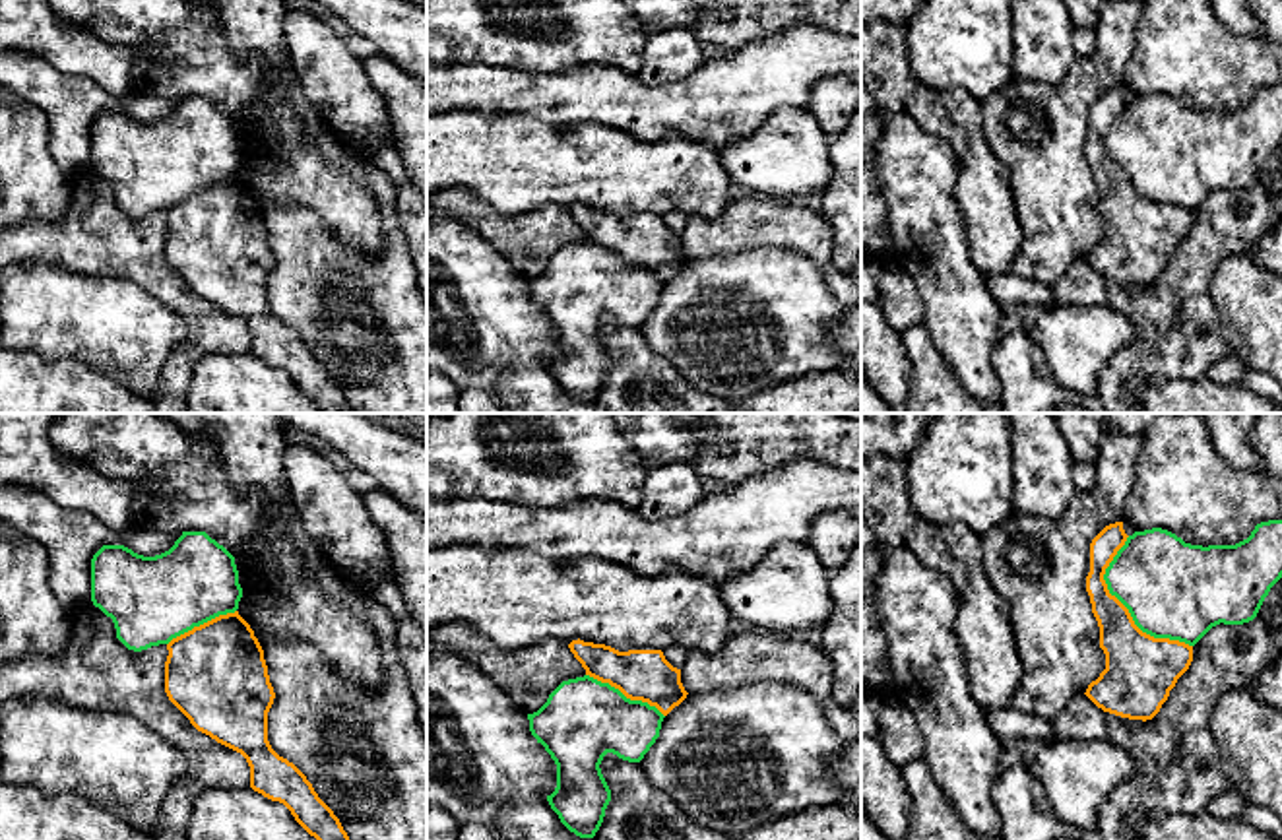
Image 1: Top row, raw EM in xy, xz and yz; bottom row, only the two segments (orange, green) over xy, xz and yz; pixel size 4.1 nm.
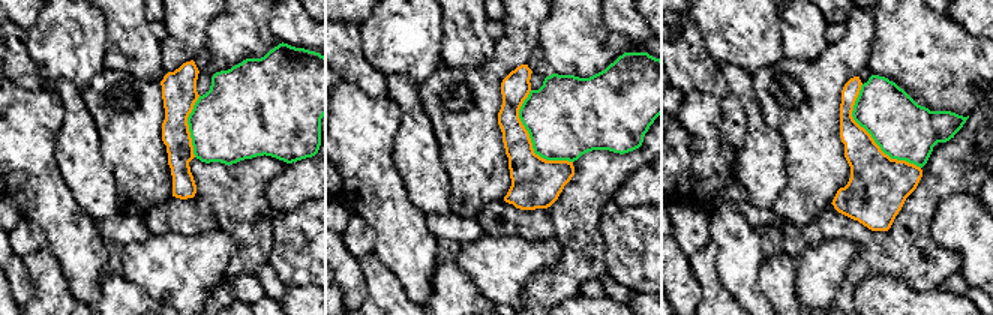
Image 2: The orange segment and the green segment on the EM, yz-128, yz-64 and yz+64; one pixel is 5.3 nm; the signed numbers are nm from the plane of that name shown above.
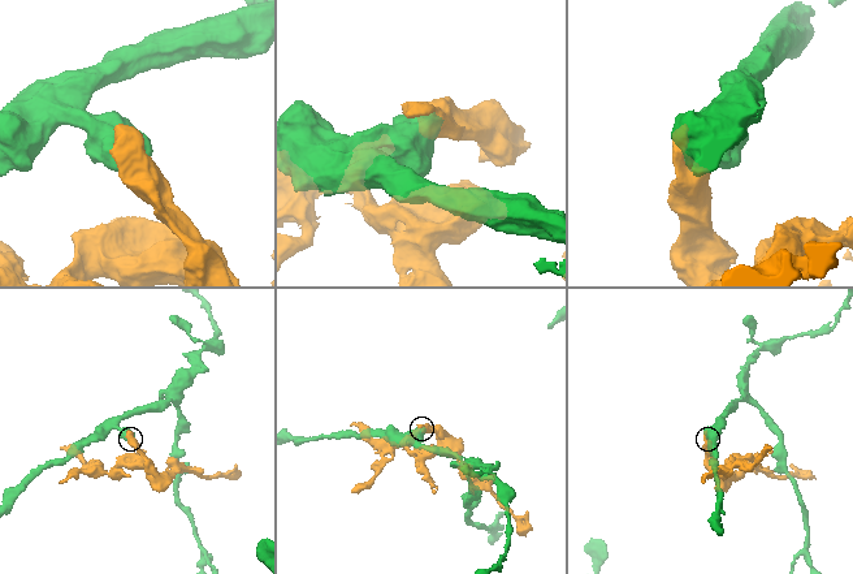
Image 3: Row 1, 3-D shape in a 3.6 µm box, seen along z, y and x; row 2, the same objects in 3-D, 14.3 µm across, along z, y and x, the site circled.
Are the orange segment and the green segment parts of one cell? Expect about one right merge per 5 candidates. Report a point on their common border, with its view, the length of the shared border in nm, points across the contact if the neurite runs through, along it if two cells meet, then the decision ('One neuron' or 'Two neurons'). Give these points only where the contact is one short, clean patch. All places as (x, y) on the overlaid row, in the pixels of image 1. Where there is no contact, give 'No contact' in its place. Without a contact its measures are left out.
Touches orange at yz (1125, 608). Shared border 550 nm. Two neurons

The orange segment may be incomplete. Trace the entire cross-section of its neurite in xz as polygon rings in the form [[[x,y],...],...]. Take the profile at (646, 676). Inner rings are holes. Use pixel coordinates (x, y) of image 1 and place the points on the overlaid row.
[[[572,640],[568,644],[586,675],[609,683],[630,700],[642,700],[667,716],[687,698],[681,669],[673,667],[661,650],[619,652],[605,644]]]

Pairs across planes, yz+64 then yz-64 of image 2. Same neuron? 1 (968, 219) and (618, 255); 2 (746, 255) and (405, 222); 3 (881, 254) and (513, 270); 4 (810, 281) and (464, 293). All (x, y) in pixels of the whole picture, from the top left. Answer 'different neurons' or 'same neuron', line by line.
1: same neuron
2: same neuron
3: different neurons
4: different neurons

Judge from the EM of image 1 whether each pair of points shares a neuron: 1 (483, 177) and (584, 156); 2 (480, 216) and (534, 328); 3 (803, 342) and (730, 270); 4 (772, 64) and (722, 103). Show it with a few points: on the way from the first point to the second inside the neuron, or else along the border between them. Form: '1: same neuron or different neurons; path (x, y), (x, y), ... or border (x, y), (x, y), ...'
1: same neuron; path (509, 165), (559, 165)
2: different neurons; border (462, 222), (481, 235), (526, 280)
3: same neuron; path (784, 323), (769, 299), (749, 290)
4: same neuron; path (761, 76), (734, 96)

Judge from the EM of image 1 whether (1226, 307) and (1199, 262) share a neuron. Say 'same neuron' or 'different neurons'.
different neurons

